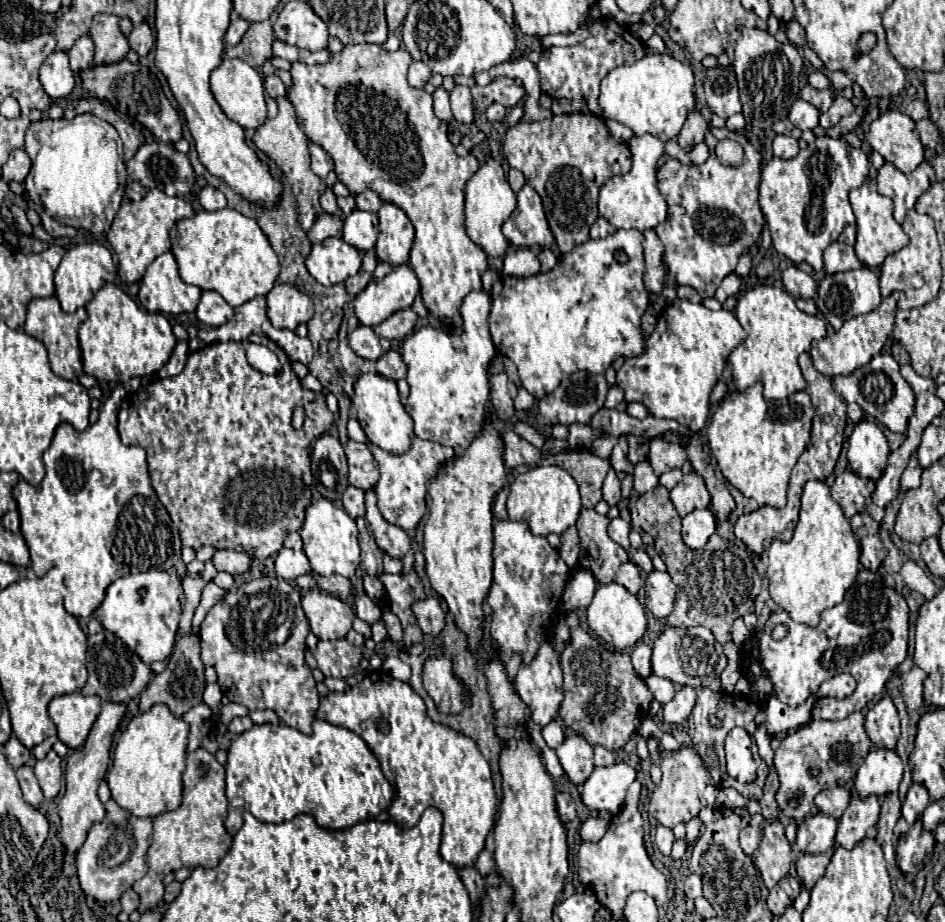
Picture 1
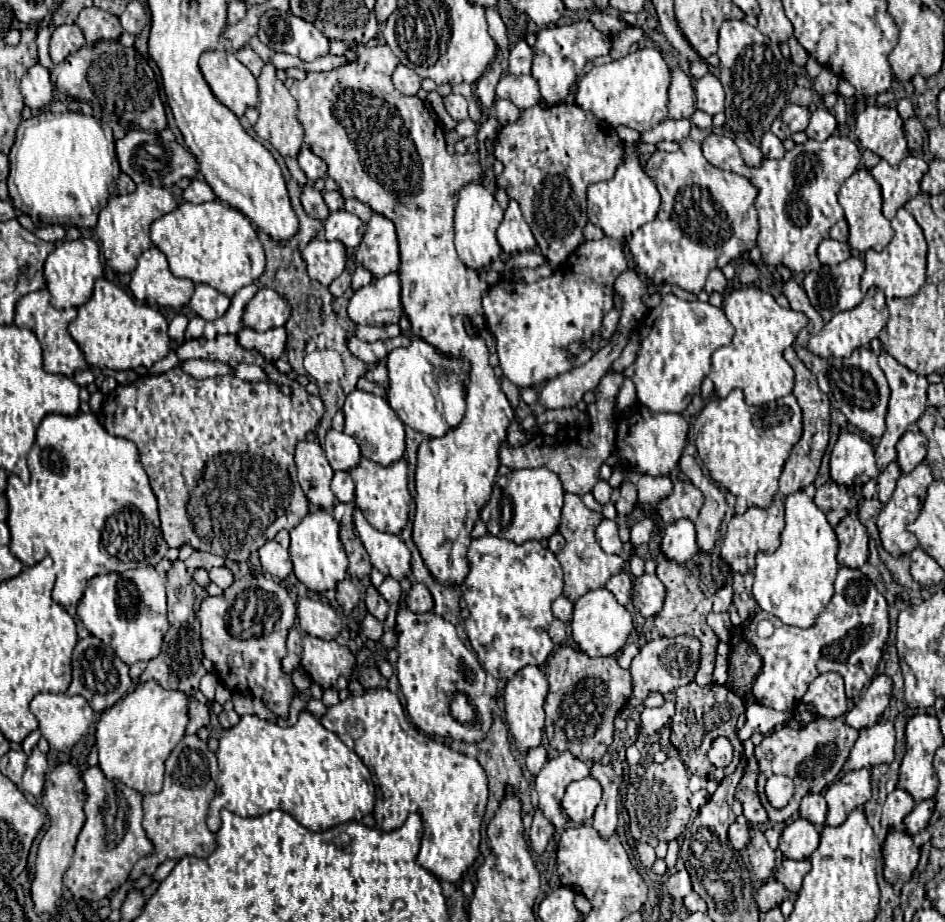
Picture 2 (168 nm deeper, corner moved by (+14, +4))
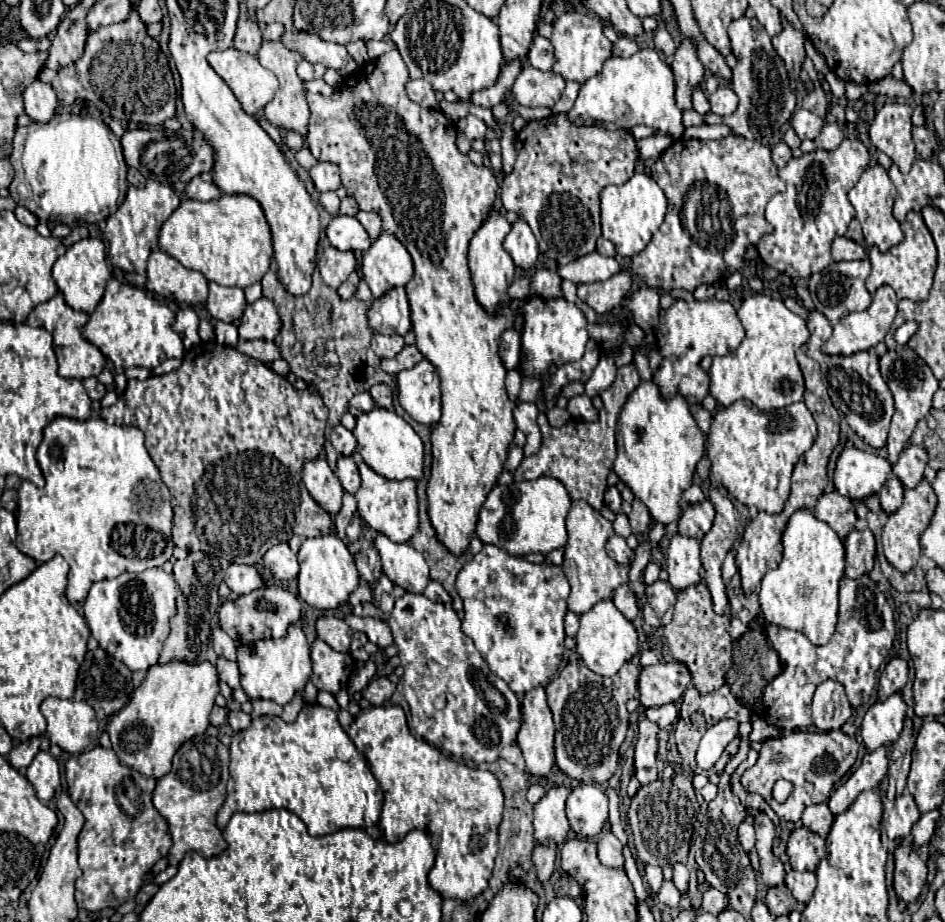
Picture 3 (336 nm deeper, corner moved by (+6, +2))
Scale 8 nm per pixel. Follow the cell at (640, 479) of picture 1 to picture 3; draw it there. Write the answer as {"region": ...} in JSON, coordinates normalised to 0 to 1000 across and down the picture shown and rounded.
{"region":[[[675,542],[669,544],[669,557],[665,562],[667,562],[667,570],[669,570],[671,579],[684,579],[686,577],[690,562],[686,557],[686,551],[679,544],[675,544]]]}

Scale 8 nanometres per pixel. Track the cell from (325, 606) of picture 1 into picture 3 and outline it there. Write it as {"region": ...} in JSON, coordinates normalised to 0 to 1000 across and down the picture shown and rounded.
{"region":[[[341,668],[334,675],[334,685],[337,685],[337,692],[343,694],[356,707],[370,705],[370,696],[372,696],[375,685],[364,672],[360,672],[356,668]]]}

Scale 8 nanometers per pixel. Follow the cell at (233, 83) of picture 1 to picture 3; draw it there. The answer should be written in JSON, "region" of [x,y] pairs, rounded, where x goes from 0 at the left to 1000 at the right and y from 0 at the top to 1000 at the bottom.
{"region":[[[241,52],[241,54],[235,54],[235,56],[222,56],[220,59],[220,69],[243,93],[243,98],[248,100],[248,104],[252,106],[252,111],[256,113],[260,124],[271,124],[275,117],[279,117],[288,108],[288,104],[294,95],[292,82],[286,76],[281,76],[273,67],[271,61],[267,61],[262,56],[254,56],[250,52]]]}

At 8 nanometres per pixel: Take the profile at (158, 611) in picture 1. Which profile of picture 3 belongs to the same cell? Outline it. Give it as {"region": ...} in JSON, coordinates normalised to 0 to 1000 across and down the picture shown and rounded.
{"region":[[[159,616],[146,623],[131,620],[119,629],[97,636],[89,653],[89,670],[104,698],[123,716],[142,727],[157,727],[167,718],[171,698],[180,688],[180,668],[186,659],[186,631],[171,616]]]}

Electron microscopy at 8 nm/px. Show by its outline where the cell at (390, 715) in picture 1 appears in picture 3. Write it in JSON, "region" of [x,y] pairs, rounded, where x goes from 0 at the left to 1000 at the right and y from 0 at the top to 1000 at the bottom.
{"region":[[[394,766],[385,770],[372,787],[368,790],[368,798],[377,807],[377,811],[385,818],[392,829],[396,844],[400,846],[406,859],[406,876],[402,883],[402,900],[408,913],[423,913],[434,900],[447,900],[459,909],[461,918],[461,937],[455,944],[455,963],[459,963],[468,974],[499,978],[506,970],[510,970],[521,950],[523,931],[527,924],[527,896],[531,892],[533,863],[531,855],[521,837],[495,833],[489,826],[472,822],[463,811],[455,809],[449,803],[442,803],[434,796],[430,785],[430,774],[423,766]]]}

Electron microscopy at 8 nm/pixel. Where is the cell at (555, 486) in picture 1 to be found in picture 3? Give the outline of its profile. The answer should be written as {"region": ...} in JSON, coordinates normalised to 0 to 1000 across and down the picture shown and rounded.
{"region":[[[578,516],[561,523],[542,523],[538,527],[523,527],[514,544],[508,551],[504,566],[504,581],[510,590],[521,590],[535,597],[540,603],[559,603],[563,599],[580,601],[588,594],[597,594],[599,557],[603,553],[603,538],[597,525]]]}

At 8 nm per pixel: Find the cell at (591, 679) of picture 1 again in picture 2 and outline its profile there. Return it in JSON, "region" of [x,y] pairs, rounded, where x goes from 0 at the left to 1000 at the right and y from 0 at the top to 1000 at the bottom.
{"region":[[[595,701],[582,709],[576,720],[582,740],[578,757],[578,798],[586,813],[603,813],[610,822],[624,829],[624,822],[637,822],[650,798],[650,779],[662,766],[669,753],[669,733],[656,725],[652,711],[624,714],[616,705]]]}

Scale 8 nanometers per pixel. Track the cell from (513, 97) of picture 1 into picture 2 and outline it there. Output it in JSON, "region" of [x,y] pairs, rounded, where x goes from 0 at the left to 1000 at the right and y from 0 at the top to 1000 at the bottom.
{"region":[[[535,80],[527,89],[525,104],[542,108],[548,117],[561,117],[574,108],[574,104],[569,102],[569,91],[565,89],[563,82],[540,82],[540,80]]]}

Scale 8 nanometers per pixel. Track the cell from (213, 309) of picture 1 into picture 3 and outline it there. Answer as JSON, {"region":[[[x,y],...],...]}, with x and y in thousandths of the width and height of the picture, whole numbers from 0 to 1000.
{"region":[[[222,306],[222,319],[220,319],[218,334],[224,341],[224,345],[233,349],[250,349],[256,343],[260,332],[262,328],[258,323],[256,312],[239,312],[229,306]]]}

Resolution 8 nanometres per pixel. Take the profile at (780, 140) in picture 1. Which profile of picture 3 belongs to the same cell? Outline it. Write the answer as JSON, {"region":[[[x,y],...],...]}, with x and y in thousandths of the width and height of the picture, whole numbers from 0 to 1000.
{"region":[[[825,154],[825,156],[821,156],[821,158],[817,161],[817,174],[819,174],[819,178],[821,178],[823,182],[828,182],[836,171],[838,171],[838,163],[834,161],[832,154]]]}

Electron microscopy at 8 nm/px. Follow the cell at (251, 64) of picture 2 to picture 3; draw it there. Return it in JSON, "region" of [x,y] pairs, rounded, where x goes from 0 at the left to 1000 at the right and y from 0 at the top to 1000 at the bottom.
{"region":[[[254,20],[248,43],[250,43],[248,50],[250,50],[252,54],[271,61],[273,48],[277,48],[277,35],[275,35],[273,24],[267,22],[267,20]]]}

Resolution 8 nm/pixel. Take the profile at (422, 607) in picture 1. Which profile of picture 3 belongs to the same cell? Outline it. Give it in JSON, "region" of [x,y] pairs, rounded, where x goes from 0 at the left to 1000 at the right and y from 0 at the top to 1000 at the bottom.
{"region":[[[459,629],[453,631],[453,636],[451,636],[451,640],[449,640],[449,646],[455,649],[455,651],[463,651],[463,653],[470,653],[470,651],[474,649],[472,640],[468,638],[468,633],[466,633],[466,631],[459,631]]]}

